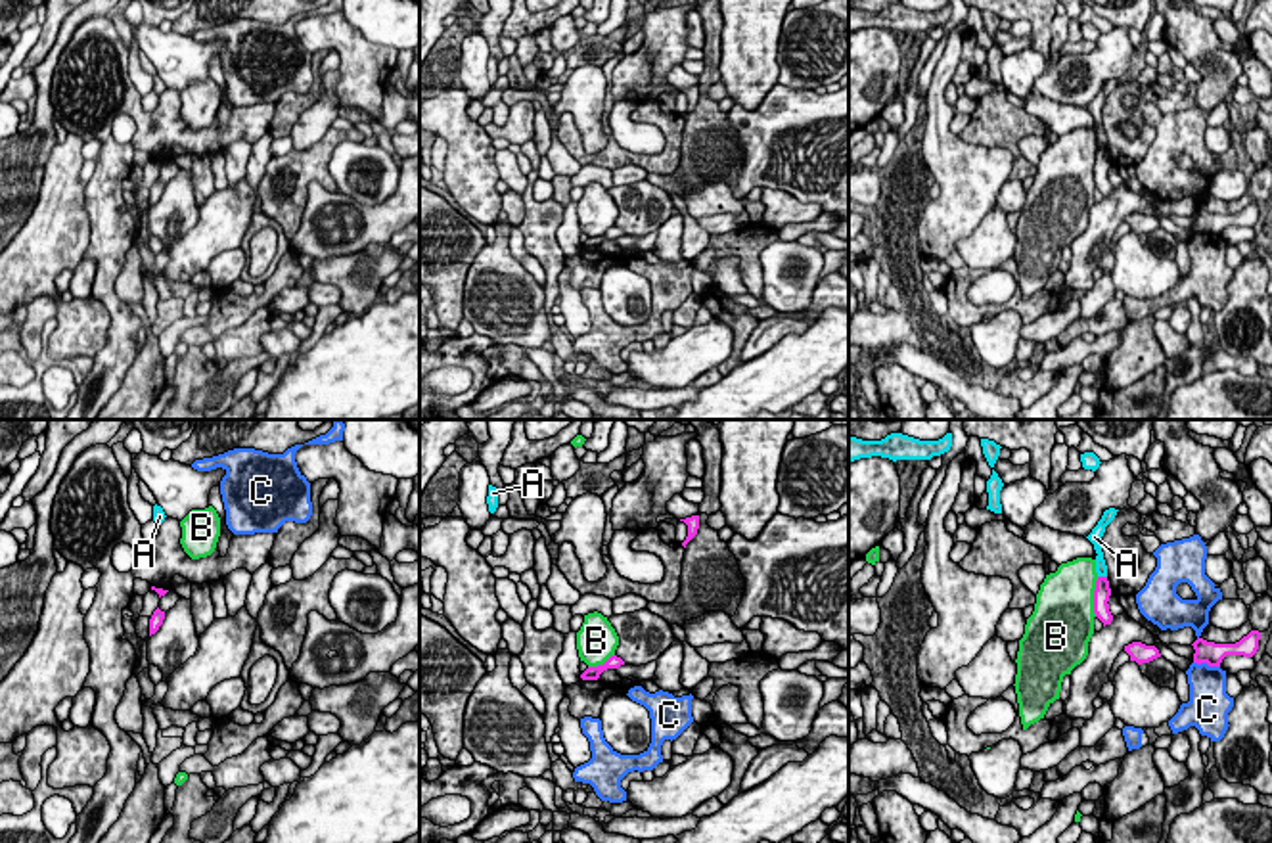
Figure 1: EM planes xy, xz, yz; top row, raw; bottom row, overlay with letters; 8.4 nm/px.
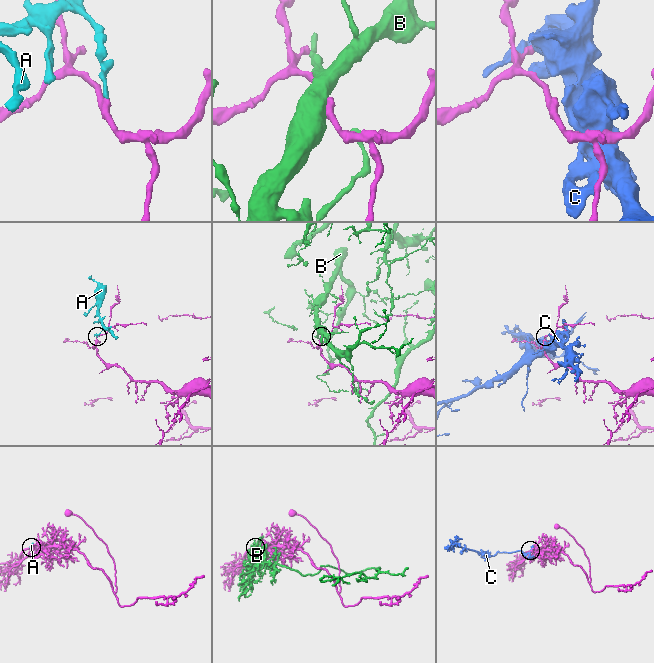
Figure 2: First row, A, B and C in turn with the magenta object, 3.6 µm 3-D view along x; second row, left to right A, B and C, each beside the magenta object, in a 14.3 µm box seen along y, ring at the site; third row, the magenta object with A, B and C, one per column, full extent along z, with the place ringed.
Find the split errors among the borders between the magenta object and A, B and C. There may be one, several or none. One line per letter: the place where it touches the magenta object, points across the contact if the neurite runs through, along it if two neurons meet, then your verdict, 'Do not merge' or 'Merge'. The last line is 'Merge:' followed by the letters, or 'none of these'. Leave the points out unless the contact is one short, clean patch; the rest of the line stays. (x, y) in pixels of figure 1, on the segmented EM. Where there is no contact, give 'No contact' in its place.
A: Touches magenta at yz (1102, 577). Boundary: yz (1098, 575), (1106, 577). Do not merge
B: Touches magenta at yz (1094, 596). Do not merge
C: Touches magenta at yz (1207, 663). Do not merge
Merge: none of these

